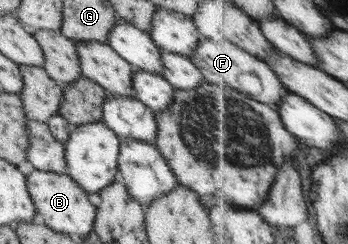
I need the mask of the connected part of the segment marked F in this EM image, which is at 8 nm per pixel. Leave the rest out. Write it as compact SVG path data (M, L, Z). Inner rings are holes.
M200 37L197 42L198 45L195 46L188 59L201 72L205 82L230 85L233 89L237 89L257 102L265 103L276 110L279 102L283 101L283 97L291 92L267 62L251 55L249 51L245 51L236 44L230 43L231 41L213 41Z

